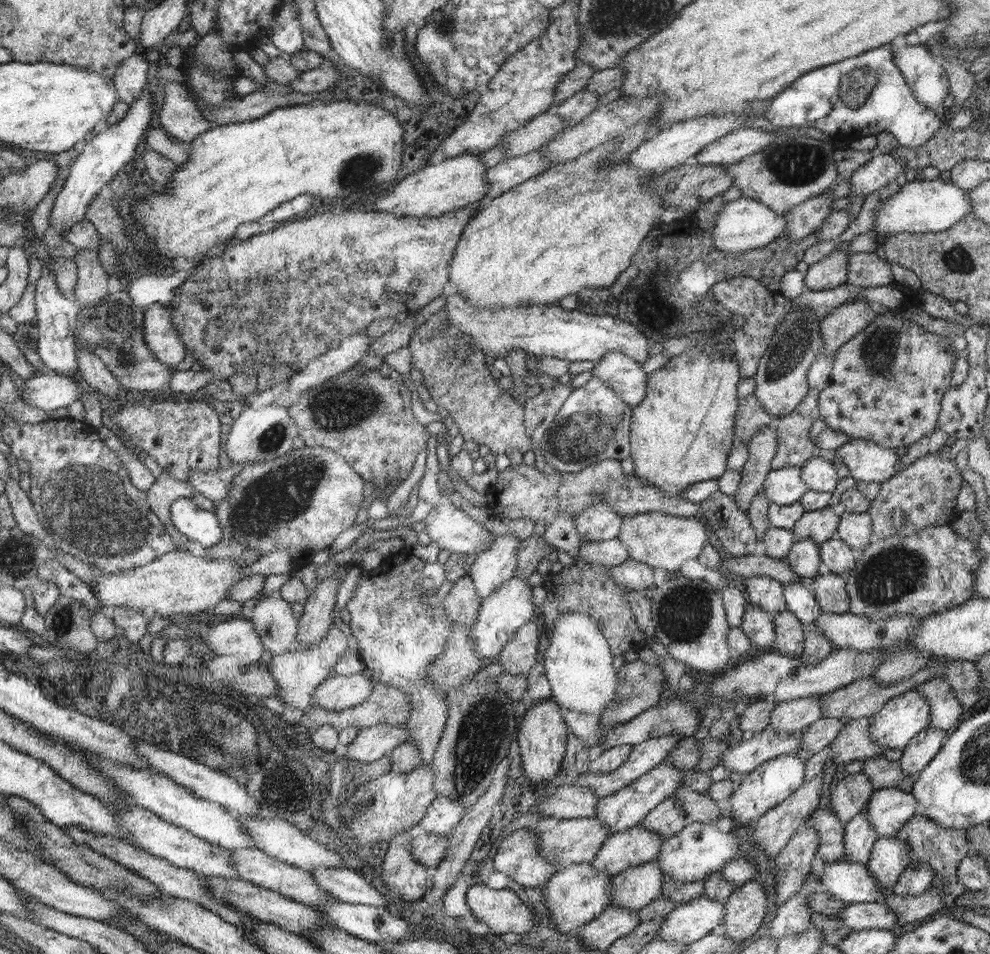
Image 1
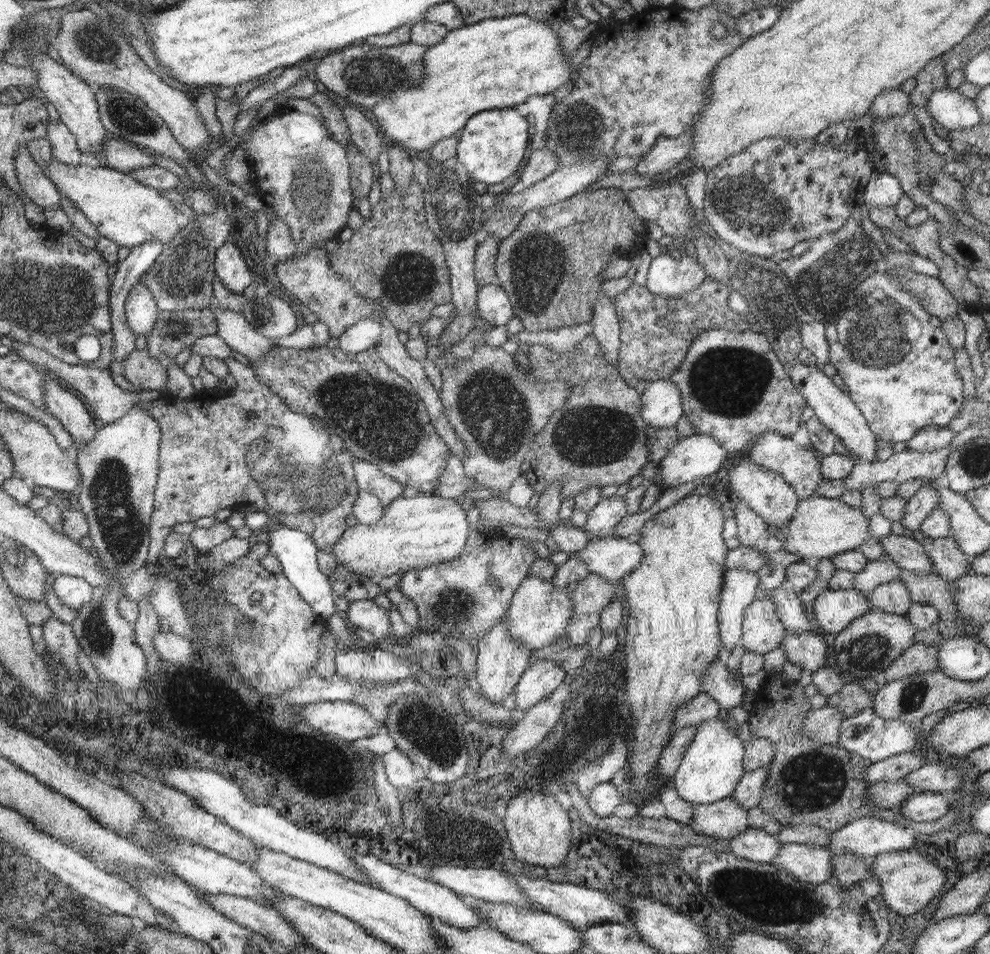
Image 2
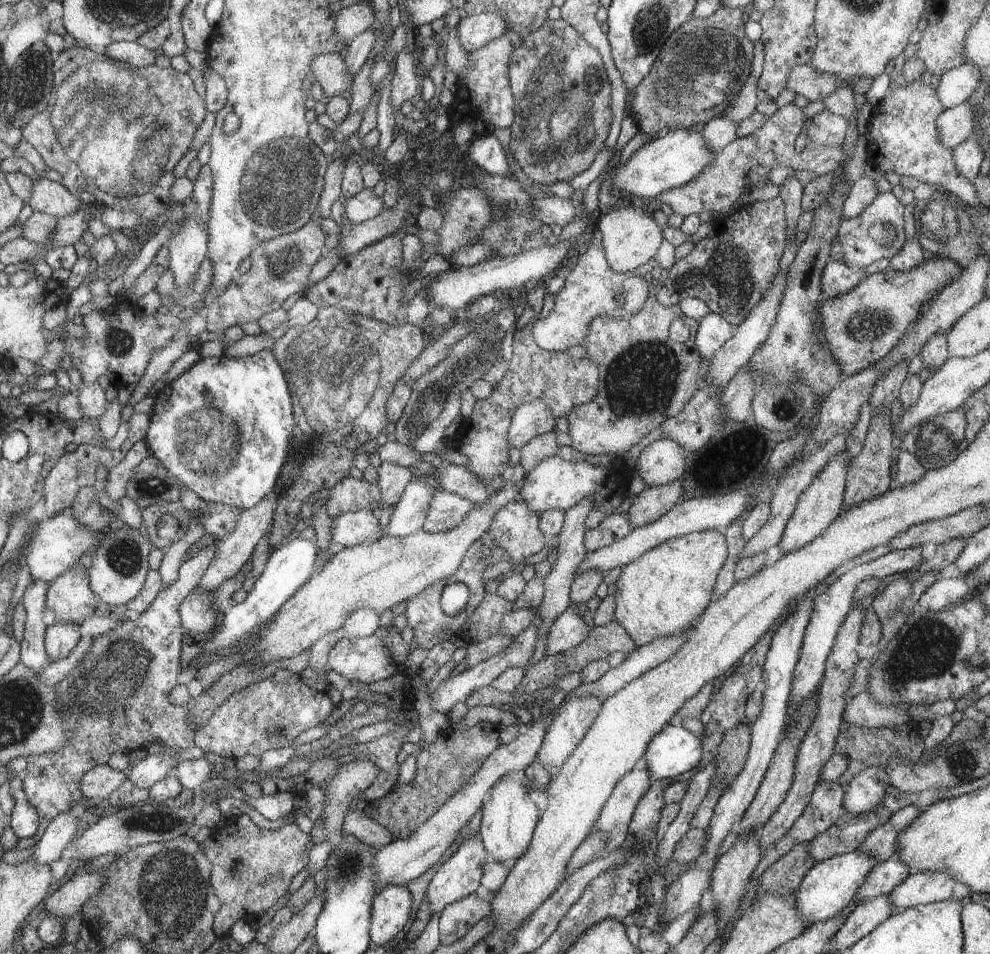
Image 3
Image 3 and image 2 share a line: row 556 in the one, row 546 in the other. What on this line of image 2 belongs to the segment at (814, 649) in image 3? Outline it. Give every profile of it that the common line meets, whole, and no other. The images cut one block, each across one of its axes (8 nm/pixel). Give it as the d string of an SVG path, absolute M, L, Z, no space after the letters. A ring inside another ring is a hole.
M890 533L880 537L879 544L883 555L889 556L899 568L919 573L934 572L930 557L914 536Z

